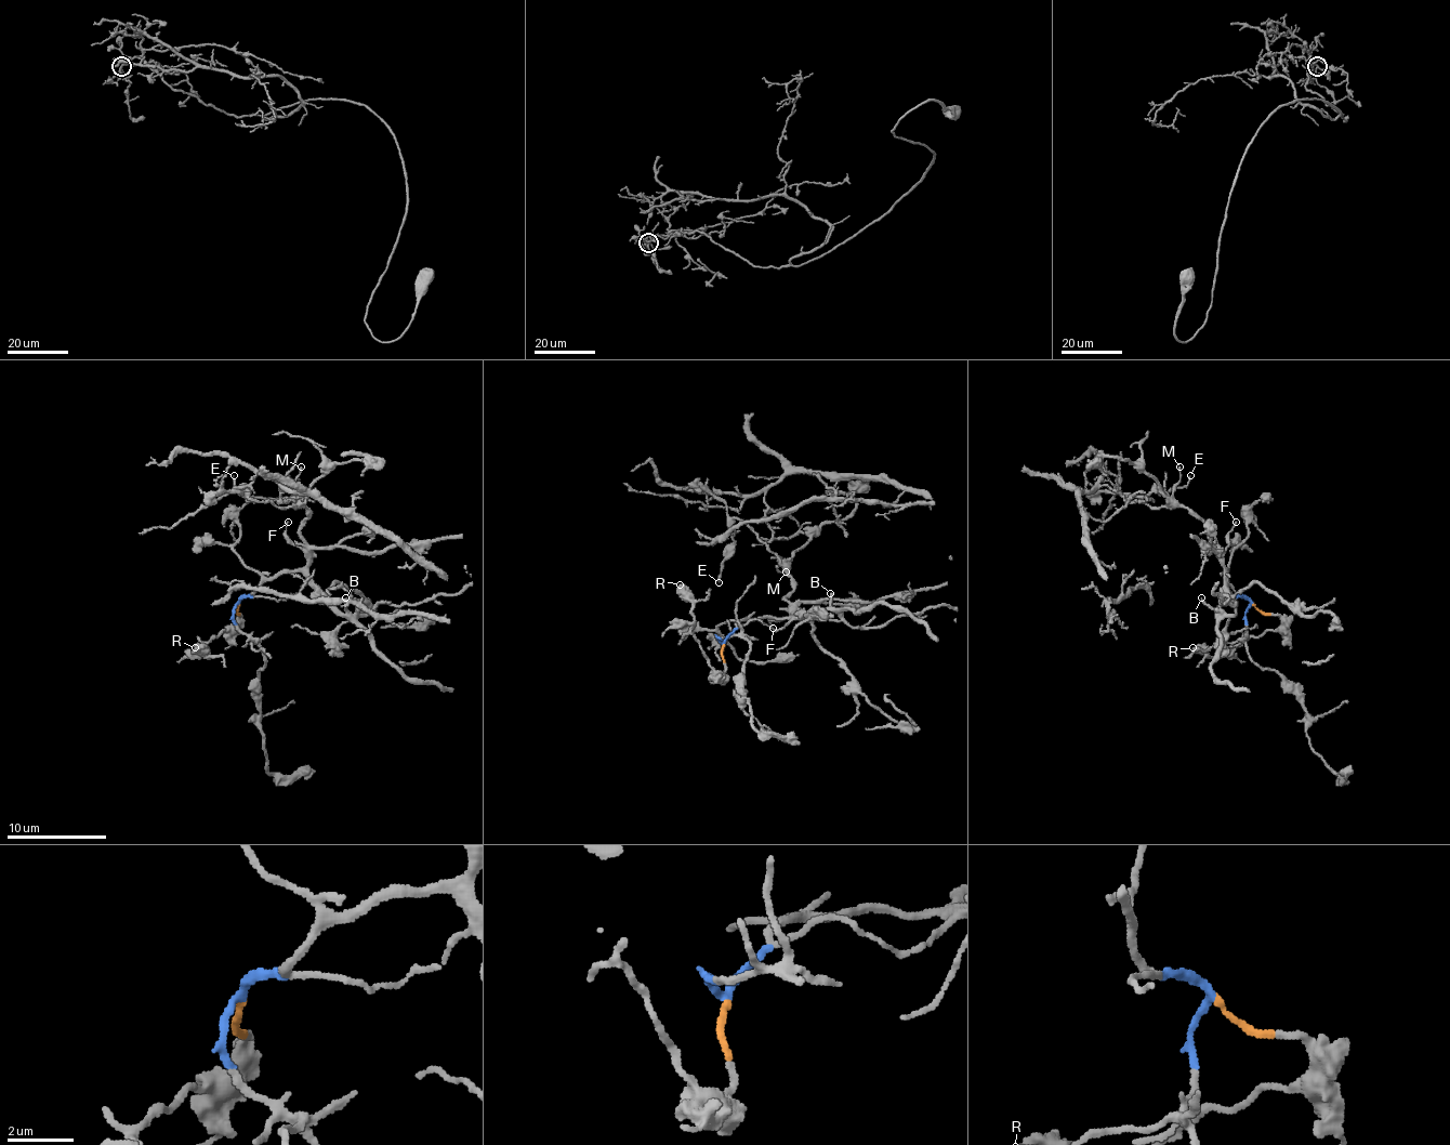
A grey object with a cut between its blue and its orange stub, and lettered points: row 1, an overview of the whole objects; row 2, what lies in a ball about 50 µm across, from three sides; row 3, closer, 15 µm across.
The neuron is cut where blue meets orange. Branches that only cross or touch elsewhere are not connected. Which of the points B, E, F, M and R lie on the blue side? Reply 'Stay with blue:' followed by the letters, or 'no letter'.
Stay with blue: B, E, F, M

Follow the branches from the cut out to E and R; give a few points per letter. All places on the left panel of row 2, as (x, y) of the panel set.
E: (239, 603), (284, 570), (299, 570), (306, 564), (301, 526), (308, 511), (251, 499), (234, 476)
R: (239, 603), (239, 616), (234, 623), (214, 635), (207, 646), (209, 656), (194, 648)

